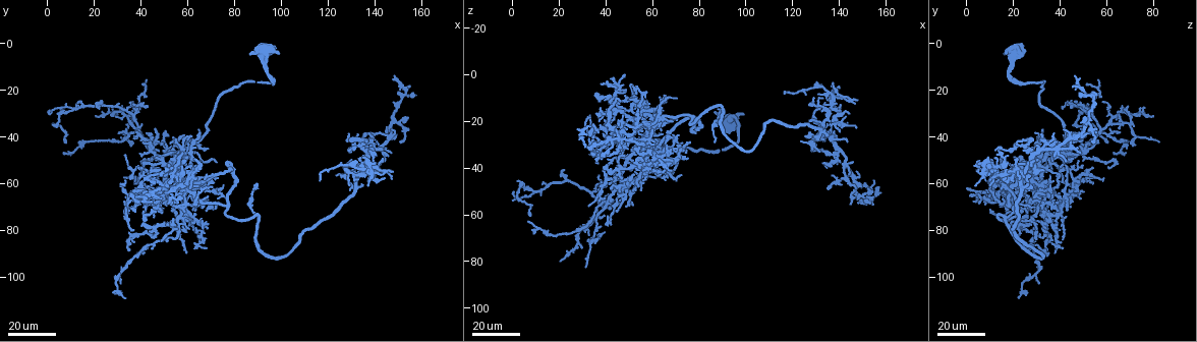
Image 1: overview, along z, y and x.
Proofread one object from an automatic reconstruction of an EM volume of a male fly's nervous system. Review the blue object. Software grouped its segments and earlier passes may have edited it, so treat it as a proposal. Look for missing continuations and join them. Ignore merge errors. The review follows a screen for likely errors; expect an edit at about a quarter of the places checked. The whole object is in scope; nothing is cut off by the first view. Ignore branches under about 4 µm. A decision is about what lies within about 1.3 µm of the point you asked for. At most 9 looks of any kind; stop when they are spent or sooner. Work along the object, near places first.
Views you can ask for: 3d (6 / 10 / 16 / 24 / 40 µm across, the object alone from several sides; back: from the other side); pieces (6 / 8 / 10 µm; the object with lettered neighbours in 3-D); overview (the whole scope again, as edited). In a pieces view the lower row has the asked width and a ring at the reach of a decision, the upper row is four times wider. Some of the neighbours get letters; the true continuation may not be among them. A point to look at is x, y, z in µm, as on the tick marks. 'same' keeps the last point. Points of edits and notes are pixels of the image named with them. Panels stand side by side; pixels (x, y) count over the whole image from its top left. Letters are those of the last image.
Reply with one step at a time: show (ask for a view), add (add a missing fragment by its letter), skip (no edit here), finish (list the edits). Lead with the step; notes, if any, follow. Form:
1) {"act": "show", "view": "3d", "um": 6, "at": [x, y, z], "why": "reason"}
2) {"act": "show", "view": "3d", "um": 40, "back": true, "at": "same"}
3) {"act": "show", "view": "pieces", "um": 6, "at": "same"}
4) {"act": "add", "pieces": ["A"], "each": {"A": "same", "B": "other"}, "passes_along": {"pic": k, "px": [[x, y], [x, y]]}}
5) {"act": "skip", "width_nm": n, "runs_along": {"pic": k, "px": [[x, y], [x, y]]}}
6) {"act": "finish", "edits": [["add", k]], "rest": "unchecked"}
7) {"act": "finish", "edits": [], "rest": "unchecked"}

{"act": "show", "view": "3d", "um": 16, "at": [60, 76, 25], "why": "tapers out"}

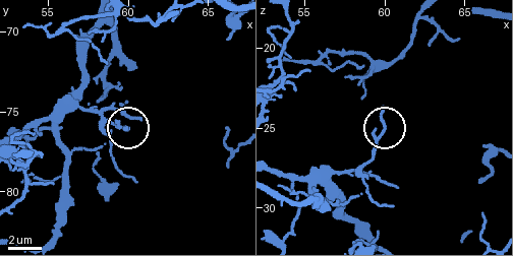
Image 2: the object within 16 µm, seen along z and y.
{"act": "show", "view": "pieces", "um": 6, "at": [59.9, 76.2, 23.7], "why": "see the neighbours"}

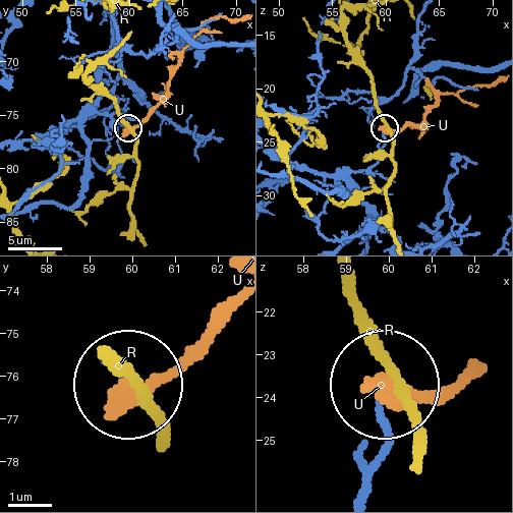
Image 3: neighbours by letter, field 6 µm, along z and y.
{"act": "skip", "each": {"R": "other", "U": "other"}, "runs_along": {"pic": 3, "px": [[360, 488], [386, 433], [379, 393]]}, "found": "no lettered fragment goes on from it"}

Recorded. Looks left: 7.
{"act": "show", "view": "3d", "um": 24, "at": [69, 65, 20], "why": "branch stops here"}

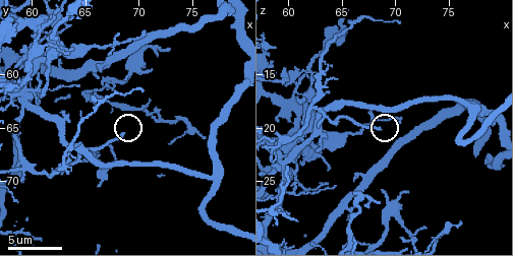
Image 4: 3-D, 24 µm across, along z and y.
{"act": "show", "view": "pieces", "um": 6, "at": [68.4, 65.6, 20.0], "why": "what lies round it"}

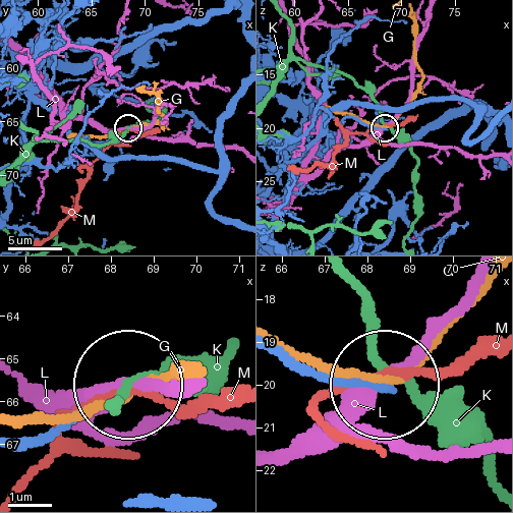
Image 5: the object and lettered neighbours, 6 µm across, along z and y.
{"act": "skip", "width_nm": 180, "each": {"G": "other", "K": "other", "L": "other", "M": "other"}, "runs_along": {"pic": 5, "px": [[27, 100], [23, 139], [41, 164], [55, 169], [127, 129]]}, "found": "none of them fits"}

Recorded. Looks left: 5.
{"act": "show", "view": "3d", "um": 16, "at": [57, 62, 46], "why": "thin end"}

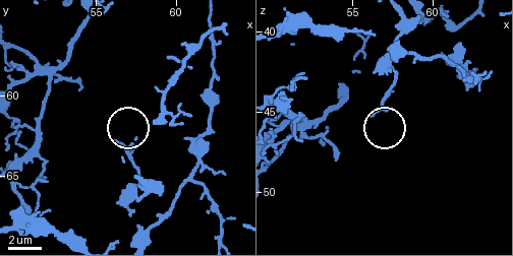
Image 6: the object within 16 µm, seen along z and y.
{"act": "show", "view": "pieces", "um": 6, "at": [56.1, 62.8, 45.3]}

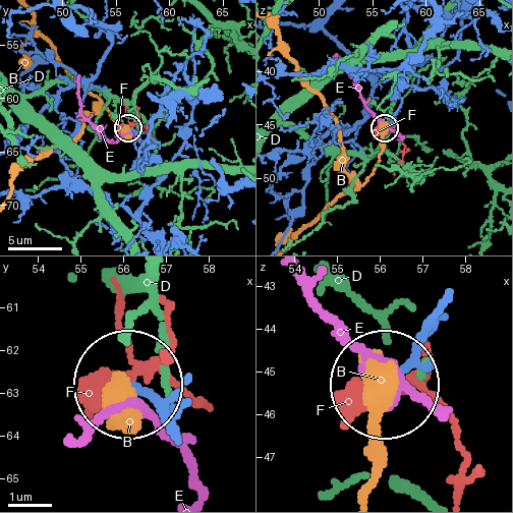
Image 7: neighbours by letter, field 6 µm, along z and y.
{"act": "add", "pieces": ["F"], "each": {"B": "other", "D": "other", "E": "other", "F": "same"}, "found": "the neuron continues"}

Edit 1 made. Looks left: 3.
{"act": "show", "view": "3d", "um": 16, "at": [63, 85, 36]}

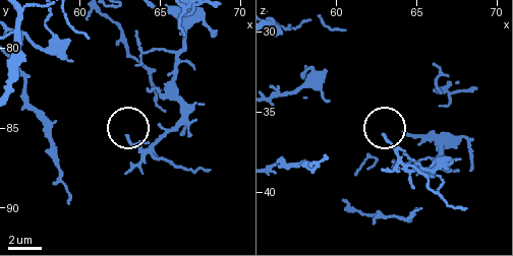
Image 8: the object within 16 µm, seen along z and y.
{"act": "show", "view": "pieces", "um": 6, "at": [63.0, 85.6, 36.5]}

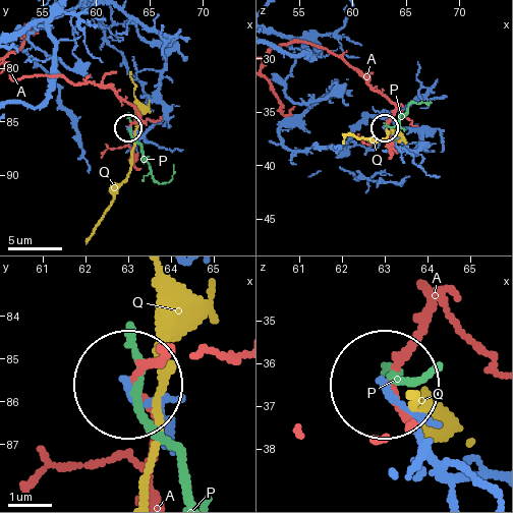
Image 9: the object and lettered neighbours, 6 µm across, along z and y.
{"act": "skip", "each": {"A": "other", "P": "other", "Q": "other"}, "runs_along": {"pic": 9, "px": [[488, 476], [444, 465], [392, 393]]}, "found": "no lettered fragment goes on from it"}

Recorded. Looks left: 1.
{"act": "finish", "edits": [["add", 7]], "rest": "unchecked"}

